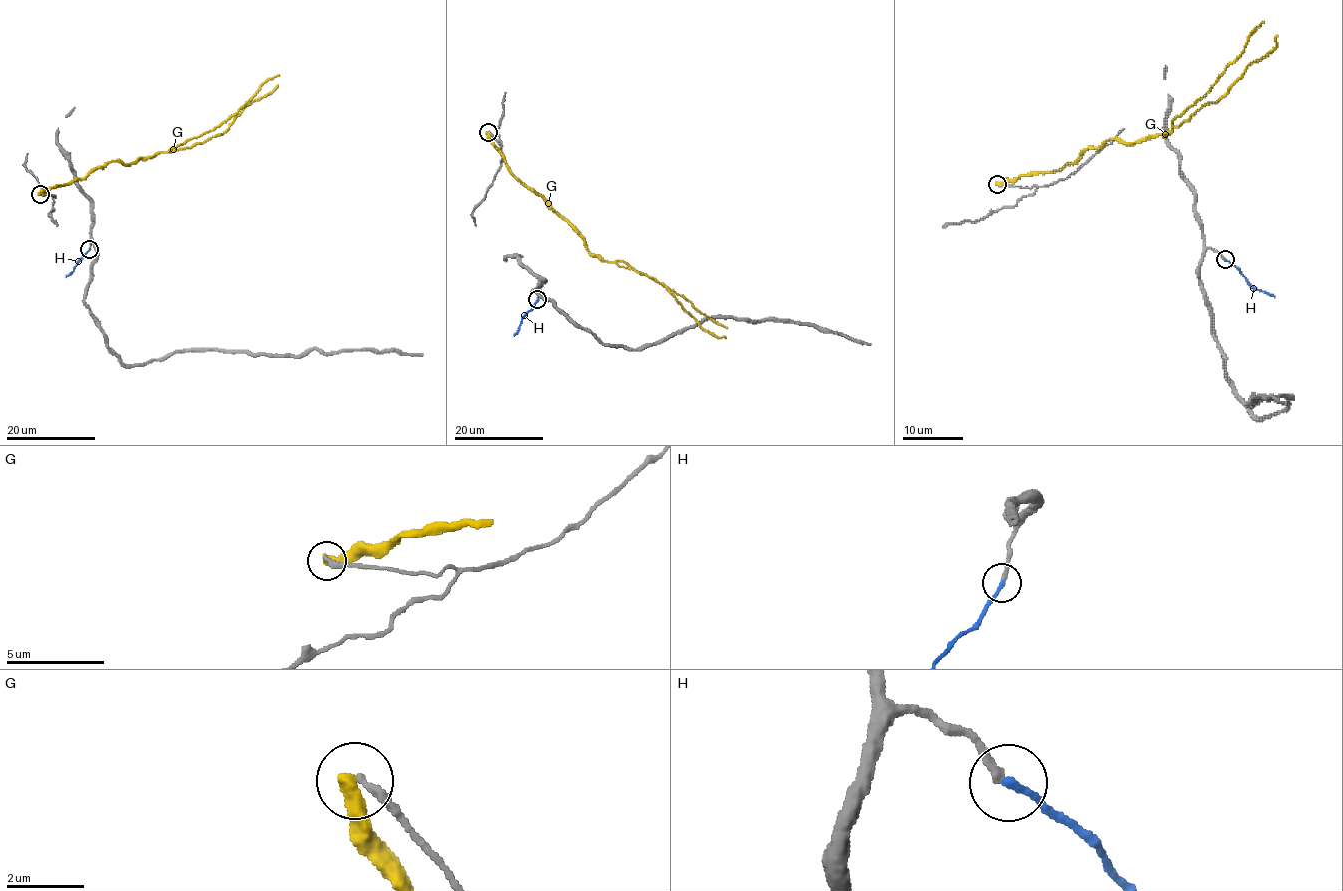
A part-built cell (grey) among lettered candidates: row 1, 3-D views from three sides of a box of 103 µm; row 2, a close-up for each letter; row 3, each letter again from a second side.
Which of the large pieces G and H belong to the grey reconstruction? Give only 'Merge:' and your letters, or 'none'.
Merge: H

